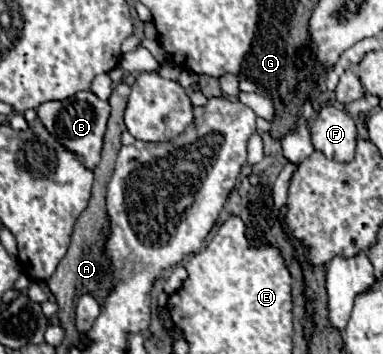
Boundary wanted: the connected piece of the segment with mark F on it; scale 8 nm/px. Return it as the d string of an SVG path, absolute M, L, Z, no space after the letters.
M326 105L310 123L312 145L334 161L352 161L356 149L356 123L340 107Z

